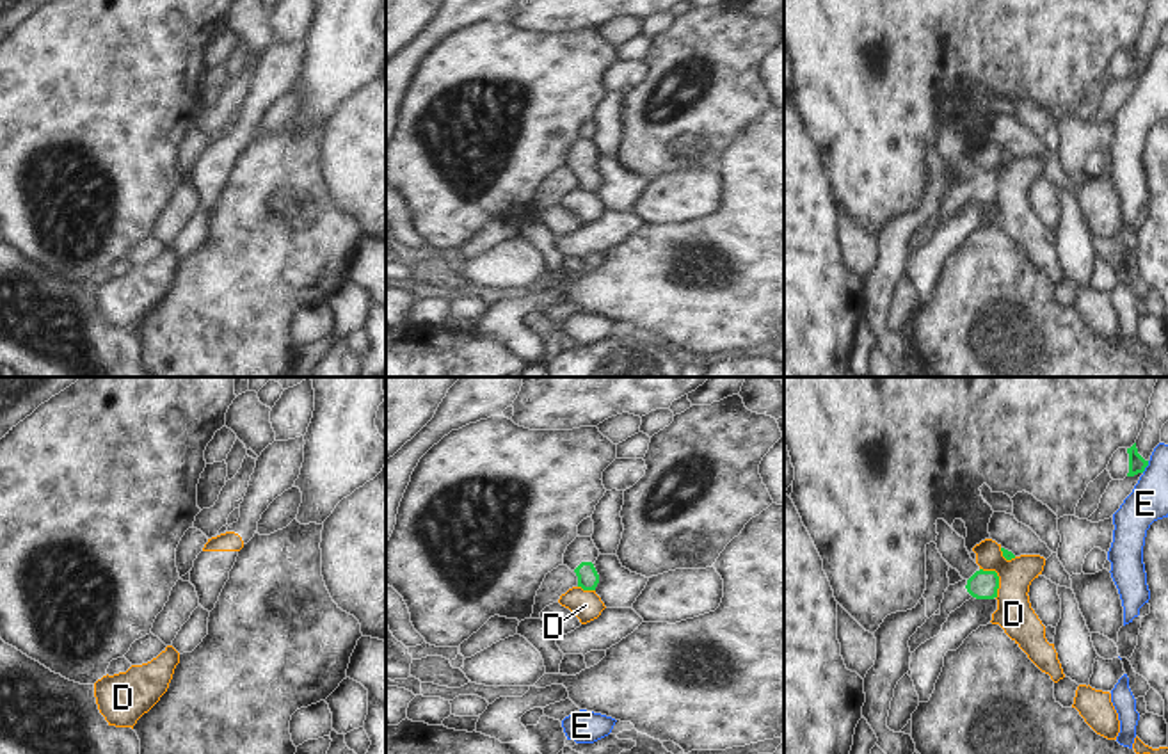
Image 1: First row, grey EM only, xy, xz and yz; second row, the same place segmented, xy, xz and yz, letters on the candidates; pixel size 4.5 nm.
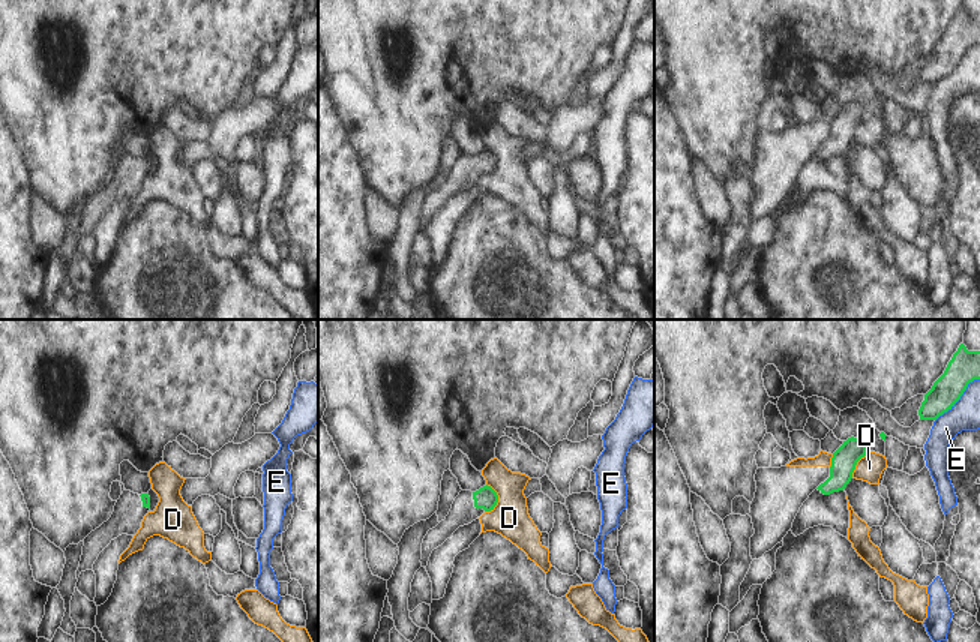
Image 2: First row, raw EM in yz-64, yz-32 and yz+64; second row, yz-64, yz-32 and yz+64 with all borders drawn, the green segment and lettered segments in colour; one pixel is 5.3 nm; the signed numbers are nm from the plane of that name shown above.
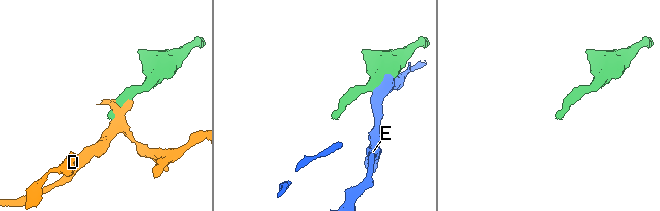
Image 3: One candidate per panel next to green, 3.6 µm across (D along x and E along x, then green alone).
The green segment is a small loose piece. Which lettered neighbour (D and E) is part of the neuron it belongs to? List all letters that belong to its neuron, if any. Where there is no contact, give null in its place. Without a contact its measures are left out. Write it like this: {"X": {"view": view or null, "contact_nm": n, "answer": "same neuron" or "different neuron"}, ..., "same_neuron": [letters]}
{"D": {"view": "yz", "contact_nm": 160, "answer": "different neuron"}, "E": {"view": "yz", "contact_nm": 70, "answer": "different neuron"}, "same_neuron": []}

